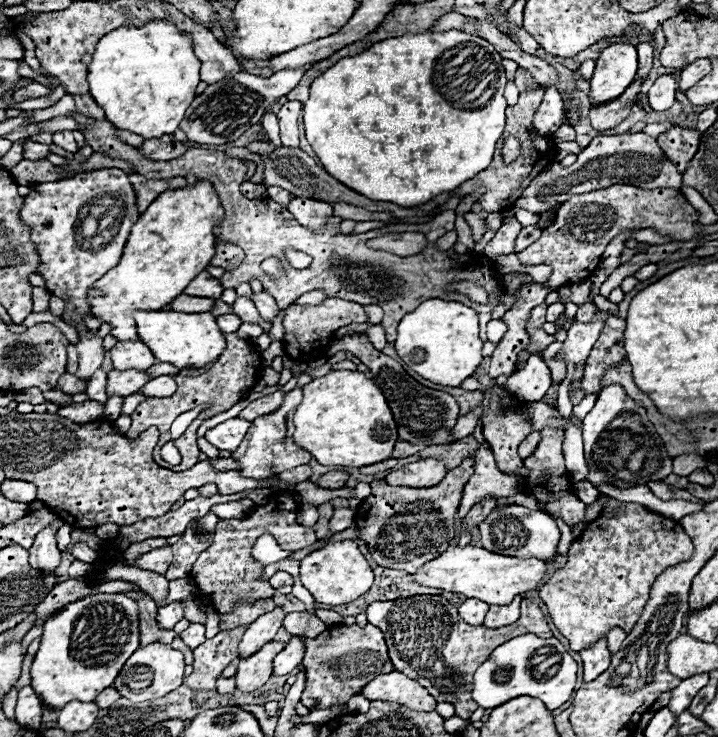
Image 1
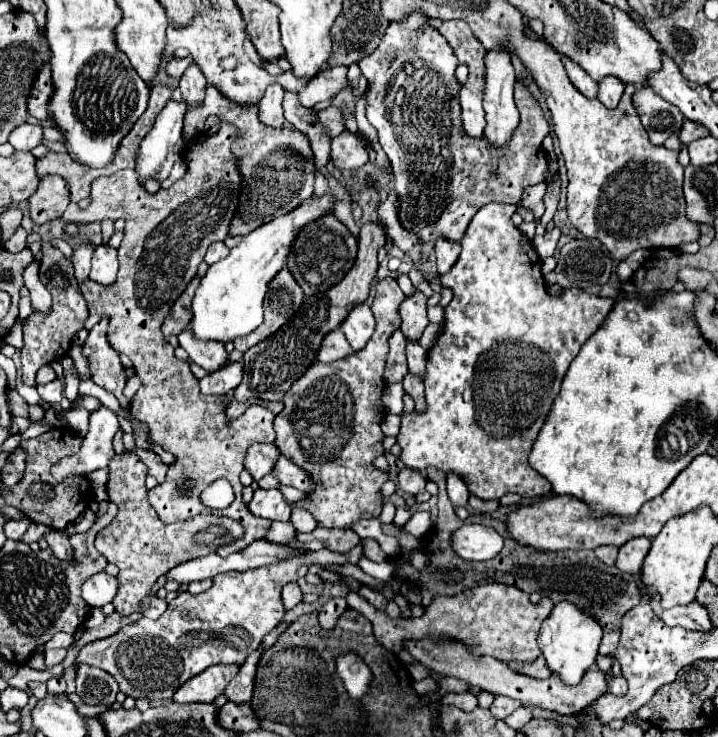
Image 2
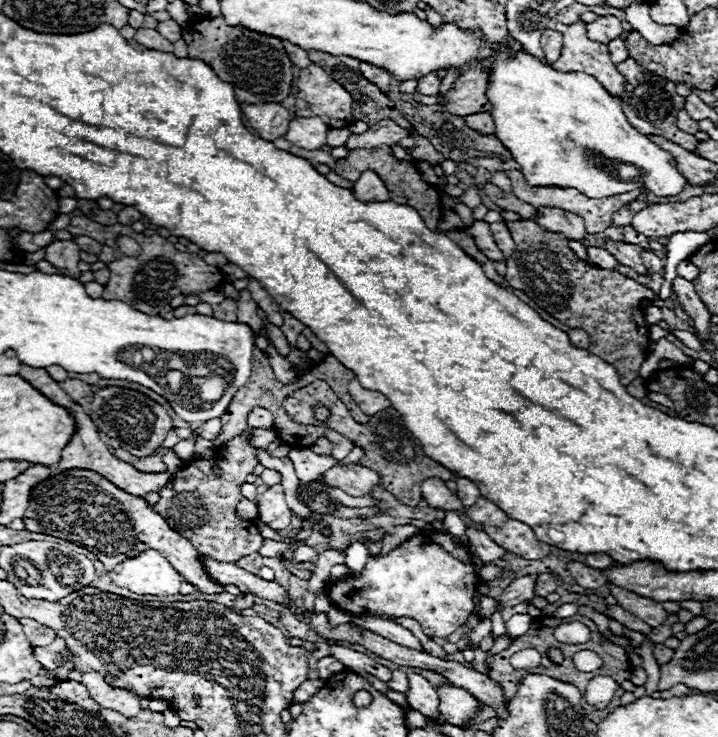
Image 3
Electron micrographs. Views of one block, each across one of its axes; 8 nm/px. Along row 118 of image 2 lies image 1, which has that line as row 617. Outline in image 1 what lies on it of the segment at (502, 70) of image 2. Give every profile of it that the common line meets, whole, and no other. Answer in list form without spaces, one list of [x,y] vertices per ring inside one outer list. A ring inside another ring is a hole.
[[[516,596],[516,600],[512,600],[506,606],[490,606],[488,616],[484,620],[486,628],[502,628],[508,624],[514,624],[520,618],[520,596]]]

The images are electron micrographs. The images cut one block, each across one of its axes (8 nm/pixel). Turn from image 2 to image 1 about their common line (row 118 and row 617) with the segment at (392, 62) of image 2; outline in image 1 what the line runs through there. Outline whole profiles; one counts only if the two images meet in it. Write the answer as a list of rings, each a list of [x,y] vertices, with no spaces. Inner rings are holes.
[[[410,596],[388,602],[372,602],[366,614],[368,622],[382,630],[394,670],[418,680],[438,702],[454,704],[456,716],[464,720],[468,720],[478,708],[478,704],[472,700],[474,672],[488,660],[494,648],[528,632],[540,638],[552,638],[544,612],[532,600],[522,600],[522,616],[516,624],[494,630],[466,624],[458,616],[458,608],[442,596]]]

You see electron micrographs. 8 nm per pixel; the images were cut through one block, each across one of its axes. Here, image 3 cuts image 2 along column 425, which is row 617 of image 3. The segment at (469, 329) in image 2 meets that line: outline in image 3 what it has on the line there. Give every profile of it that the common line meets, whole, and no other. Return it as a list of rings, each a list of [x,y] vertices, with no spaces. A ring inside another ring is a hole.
[[[420,530],[388,556],[372,556],[360,576],[328,584],[326,592],[334,604],[354,614],[378,612],[384,616],[410,616],[420,622],[426,636],[448,636],[464,626],[474,610],[472,596],[478,588],[478,574],[466,546],[456,544],[448,534]]]

